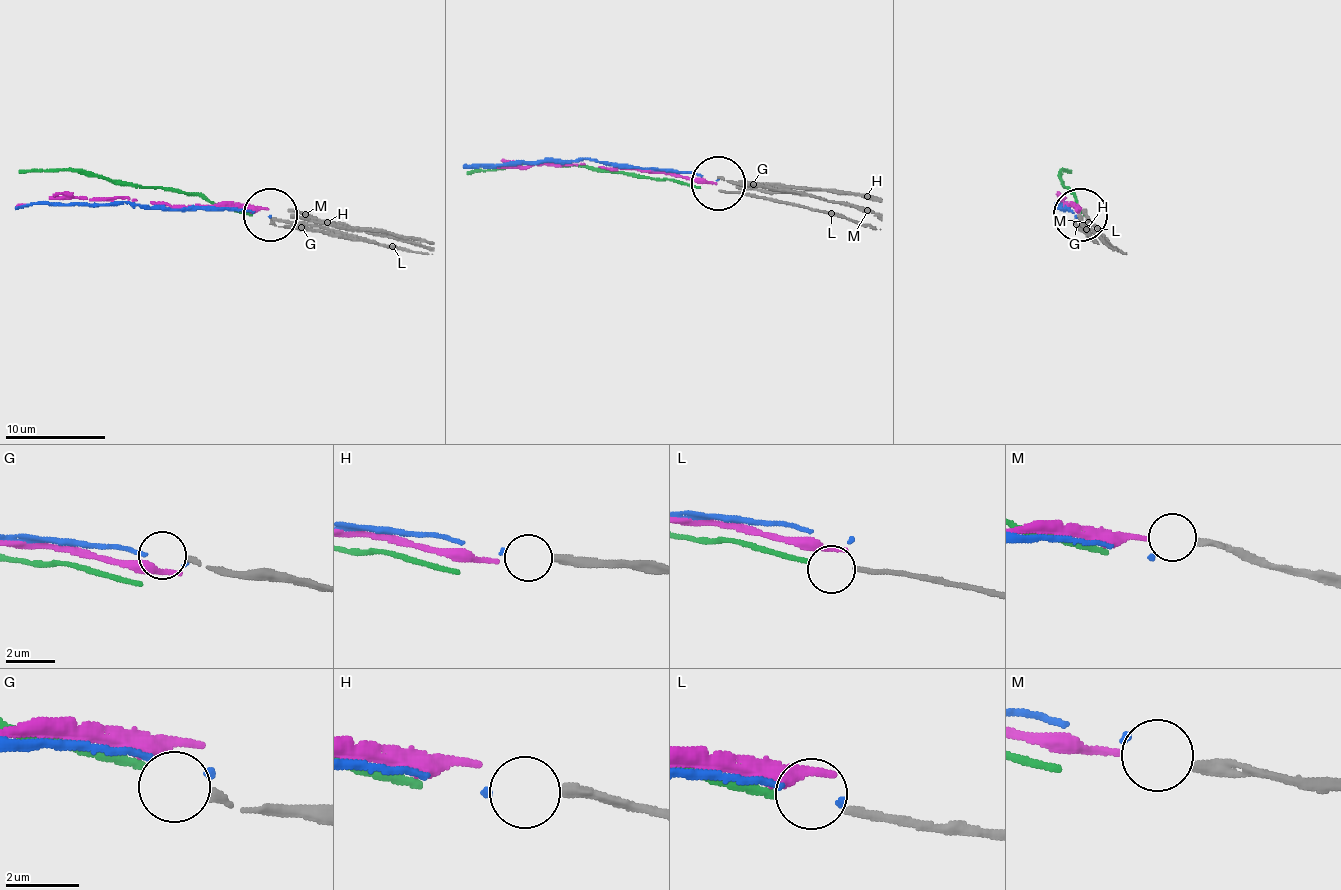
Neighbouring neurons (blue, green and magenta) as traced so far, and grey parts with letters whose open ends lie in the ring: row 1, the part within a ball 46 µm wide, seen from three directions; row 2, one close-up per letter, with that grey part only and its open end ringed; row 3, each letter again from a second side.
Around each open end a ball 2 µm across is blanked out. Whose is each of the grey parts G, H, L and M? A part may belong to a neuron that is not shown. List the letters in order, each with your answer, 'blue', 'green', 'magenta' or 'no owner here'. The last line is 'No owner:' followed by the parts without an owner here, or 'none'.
G: no owner here
H: blue
L: green
M: magenta
No owner: G

